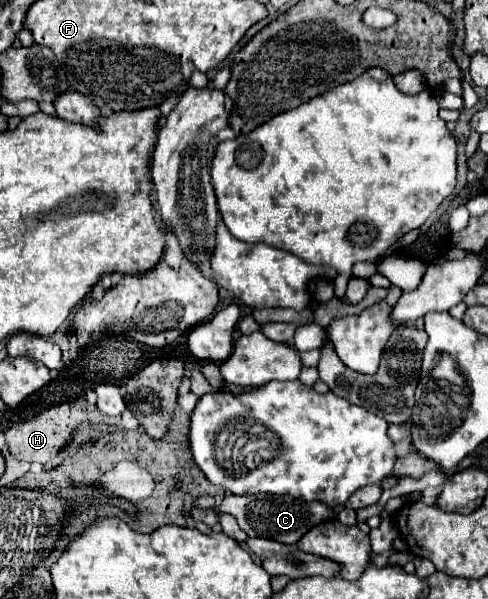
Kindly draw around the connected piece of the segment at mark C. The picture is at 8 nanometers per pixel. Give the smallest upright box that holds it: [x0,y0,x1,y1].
[203,495,333,545]

